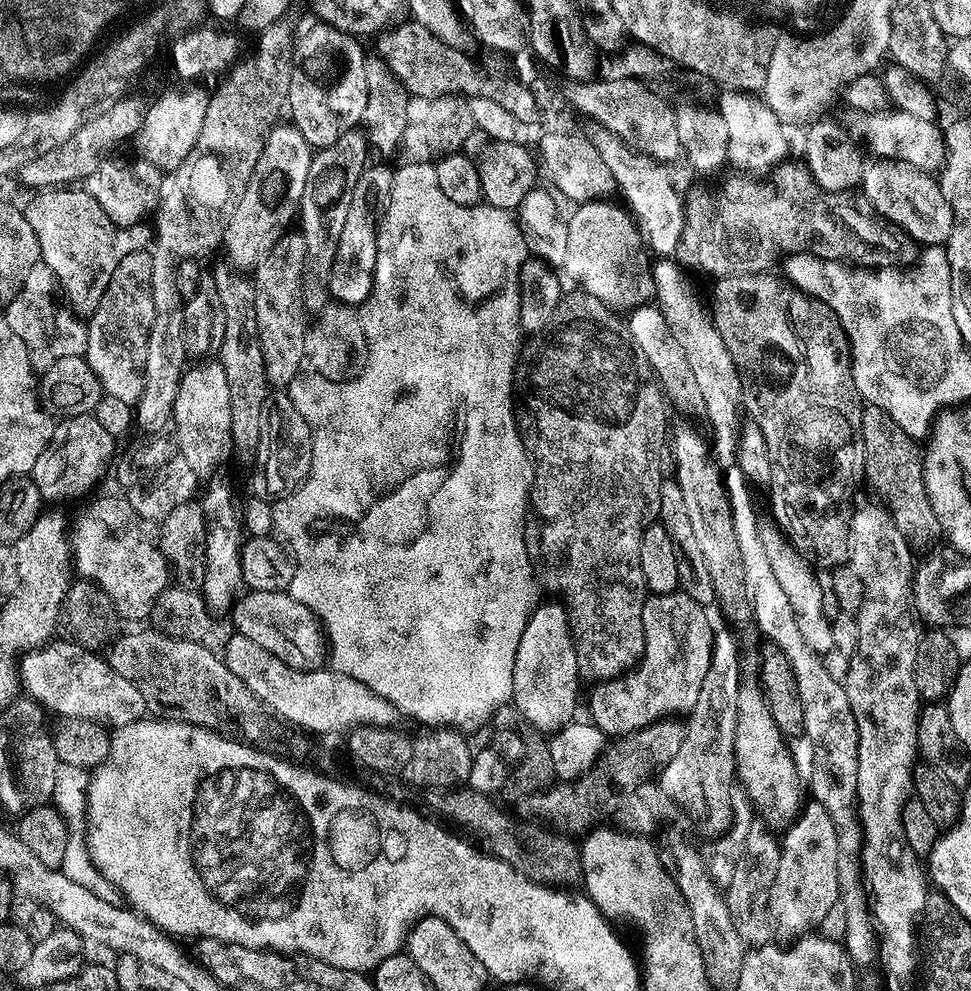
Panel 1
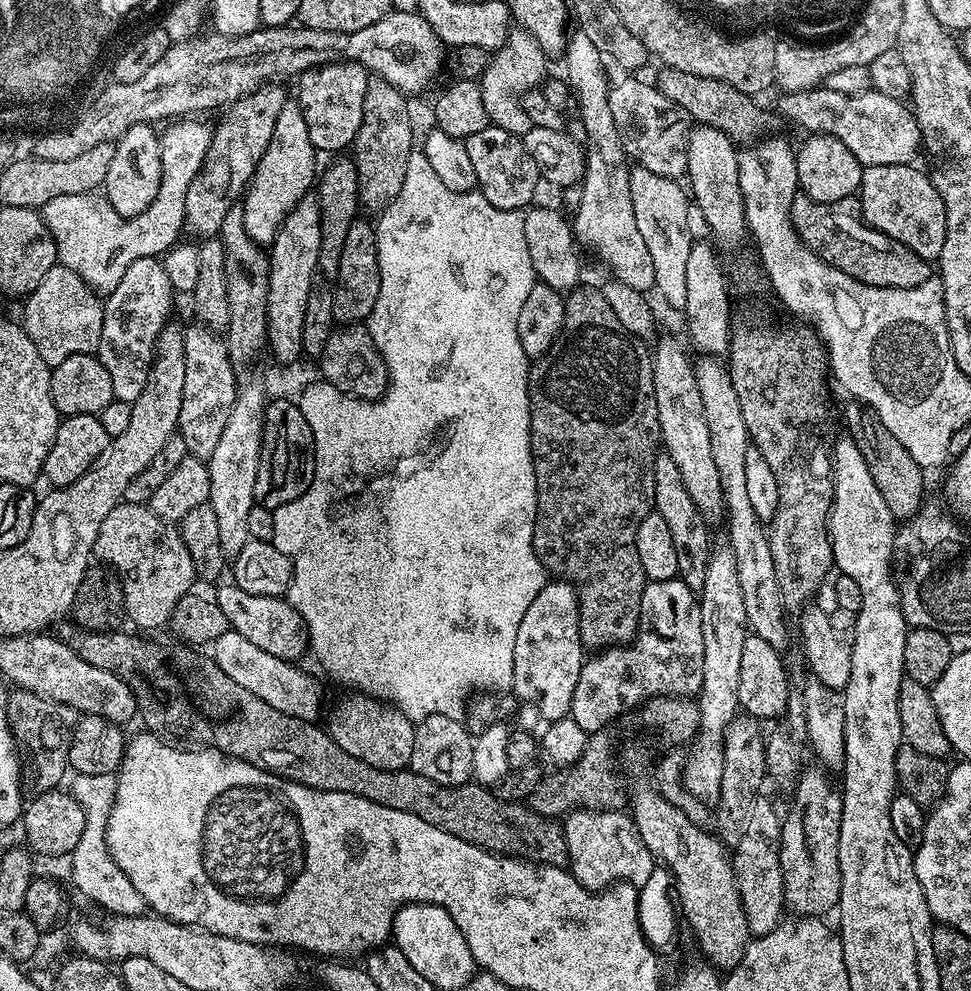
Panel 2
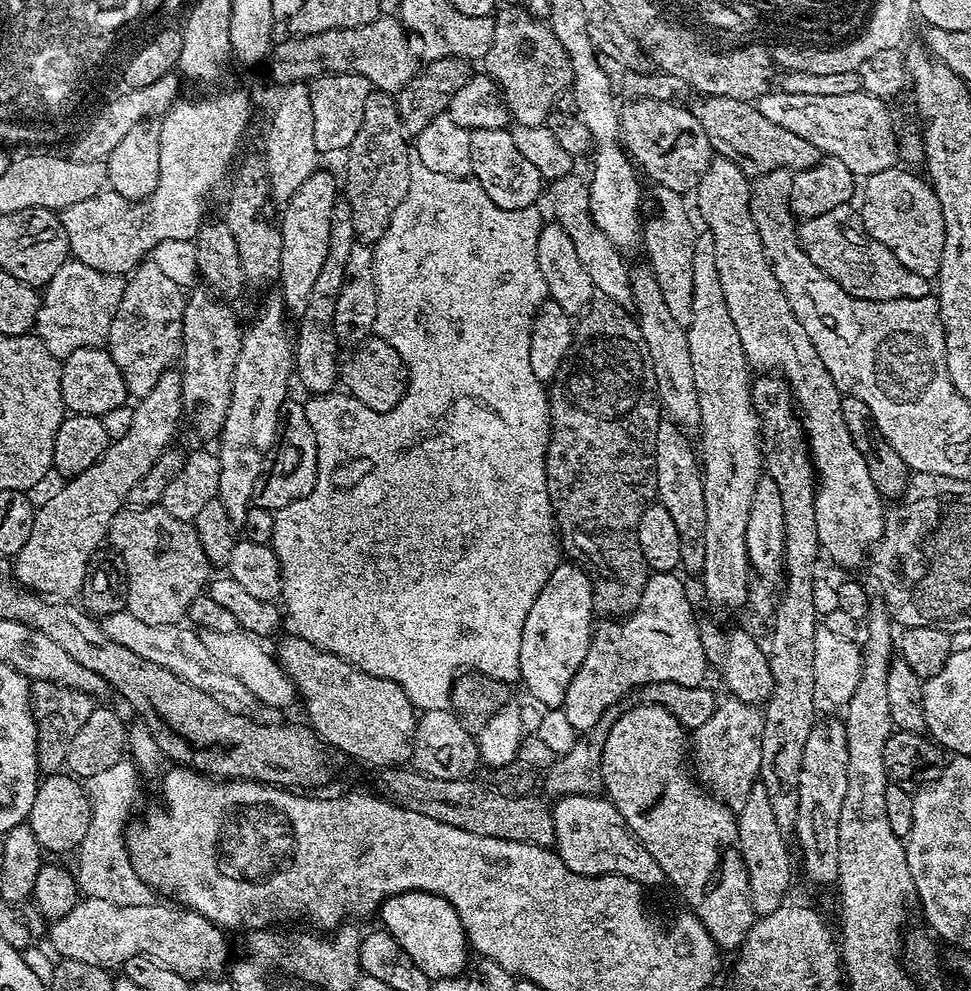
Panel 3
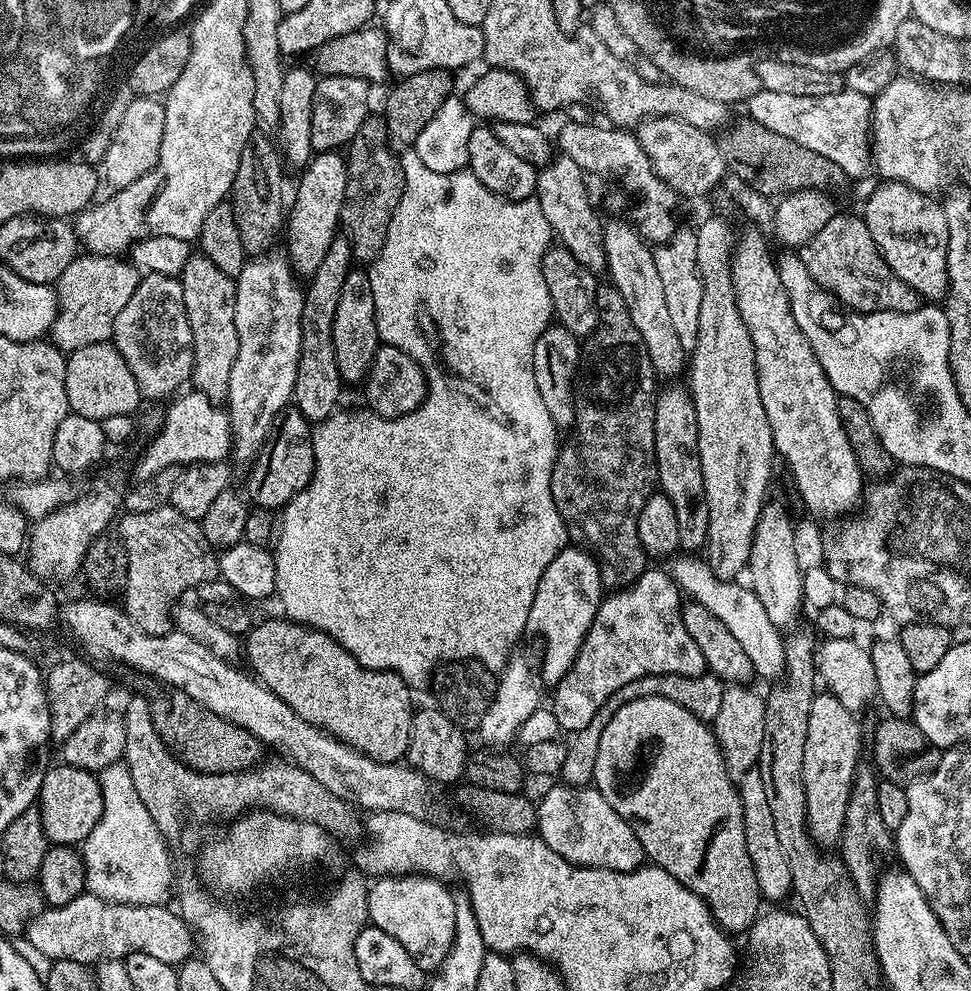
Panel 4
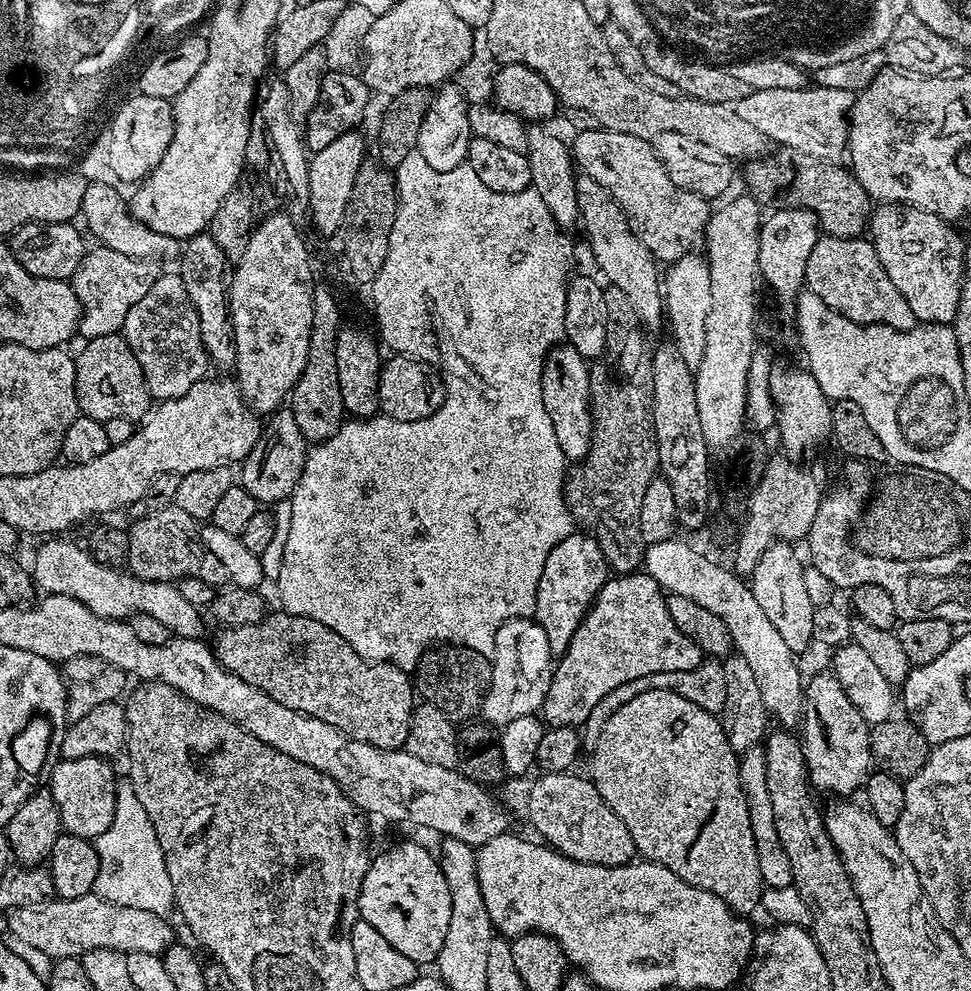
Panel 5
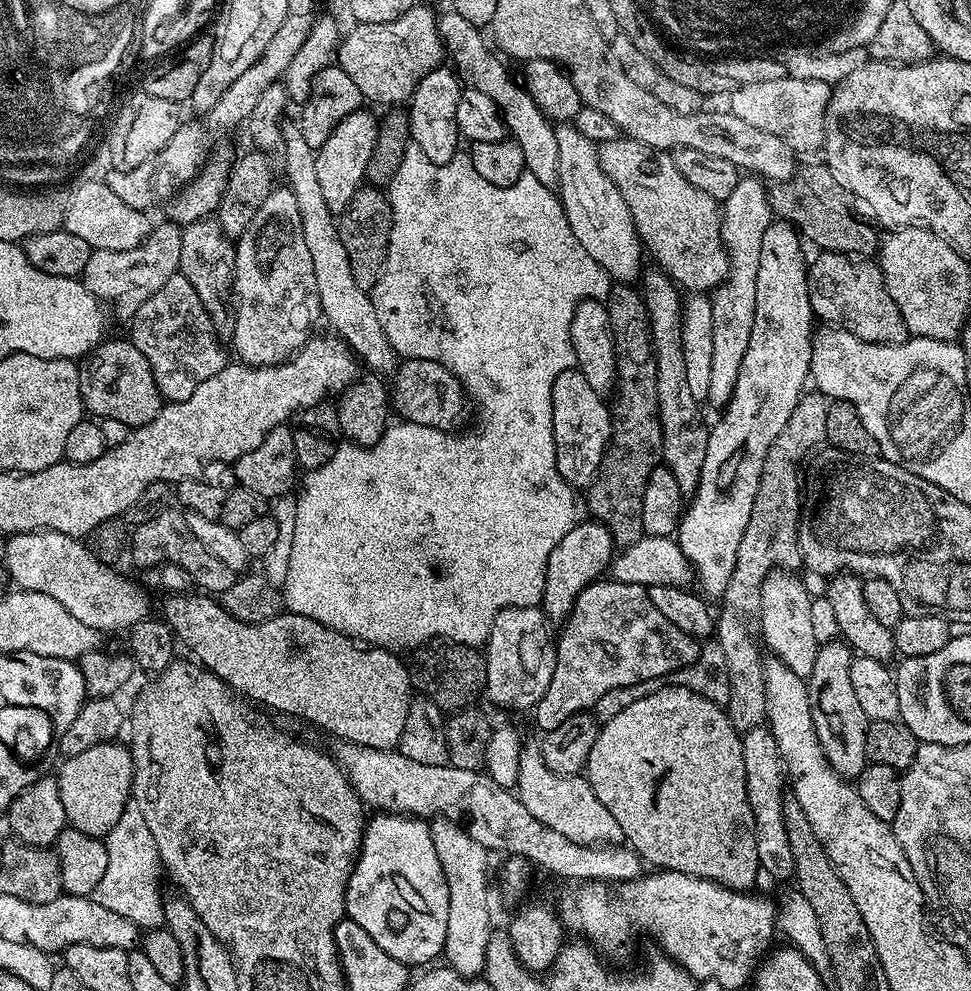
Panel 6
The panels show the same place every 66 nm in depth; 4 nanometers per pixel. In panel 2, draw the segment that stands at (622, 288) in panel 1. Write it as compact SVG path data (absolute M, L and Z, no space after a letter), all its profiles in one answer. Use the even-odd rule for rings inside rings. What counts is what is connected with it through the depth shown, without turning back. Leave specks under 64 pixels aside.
M579 30L571 33L568 50L562 57L562 63L568 67L566 79L571 95L580 103L580 124L584 127L584 132L588 135L586 140L586 169L582 181L580 192L580 206L576 210L576 220L574 219L574 231L581 241L593 244L600 251L602 259L608 263L608 268L613 272L615 279L619 283L630 286L634 290L647 293L655 289L656 279L654 278L654 262L650 258L650 249L646 247L646 241L642 234L638 234L638 221L634 218L634 202L630 194L630 157L624 151L622 138L618 138L618 126L614 126L614 114L610 114L608 105L608 89L610 79L604 73L602 57L600 52L586 38L586 34Z

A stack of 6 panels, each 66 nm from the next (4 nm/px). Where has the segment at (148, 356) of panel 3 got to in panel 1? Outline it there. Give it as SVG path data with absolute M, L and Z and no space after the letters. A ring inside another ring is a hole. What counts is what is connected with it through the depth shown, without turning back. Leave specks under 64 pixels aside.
M145 250L128 254L118 262L110 286L102 294L94 314L87 321L88 345L84 351L90 370L98 374L103 395L136 405L144 389L144 367L148 354L150 326L154 326L154 298L150 268L152 253Z

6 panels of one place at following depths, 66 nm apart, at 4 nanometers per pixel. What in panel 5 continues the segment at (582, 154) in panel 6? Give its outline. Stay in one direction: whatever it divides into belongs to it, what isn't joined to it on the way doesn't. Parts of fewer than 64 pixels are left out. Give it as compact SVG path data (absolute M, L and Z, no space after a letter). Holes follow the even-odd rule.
M583 174L577 175L576 193L578 194L578 206L580 207L579 223L584 224L584 236L588 239L588 248L592 251L592 260L600 267L599 275L611 287L622 290L626 298L634 306L634 314L638 314L641 325L645 329L663 329L666 324L664 310L664 293L662 291L662 272L658 267L658 261L638 242L638 234L628 221L628 215L624 209L618 206L618 202L612 199L611 194L598 186L594 178Z

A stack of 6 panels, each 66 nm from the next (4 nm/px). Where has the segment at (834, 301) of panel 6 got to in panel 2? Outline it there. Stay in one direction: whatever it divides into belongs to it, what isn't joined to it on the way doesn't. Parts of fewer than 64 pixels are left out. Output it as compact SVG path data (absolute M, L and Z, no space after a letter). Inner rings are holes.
M797 195L792 201L792 224L799 236L808 236L804 244L816 244L824 248L824 260L840 272L851 270L858 282L879 288L916 288L922 280L929 279L929 261L918 258L913 252L906 251L904 245L878 230L869 228L859 215L839 212L836 206L819 204L809 196ZM853 268L853 269L852 269ZM880 268L880 272L872 272Z

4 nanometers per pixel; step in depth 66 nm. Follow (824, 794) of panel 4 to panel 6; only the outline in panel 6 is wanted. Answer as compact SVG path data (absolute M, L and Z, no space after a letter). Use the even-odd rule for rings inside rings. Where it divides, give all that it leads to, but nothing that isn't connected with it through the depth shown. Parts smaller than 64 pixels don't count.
M843 639L831 640L829 644L821 644L814 658L814 670L808 677L808 693L812 703L814 731L822 748L826 762L840 776L855 778L860 775L864 765L869 763L866 754L866 730L869 719L862 714L862 705L854 694L854 685L850 682L850 666L854 652Z

